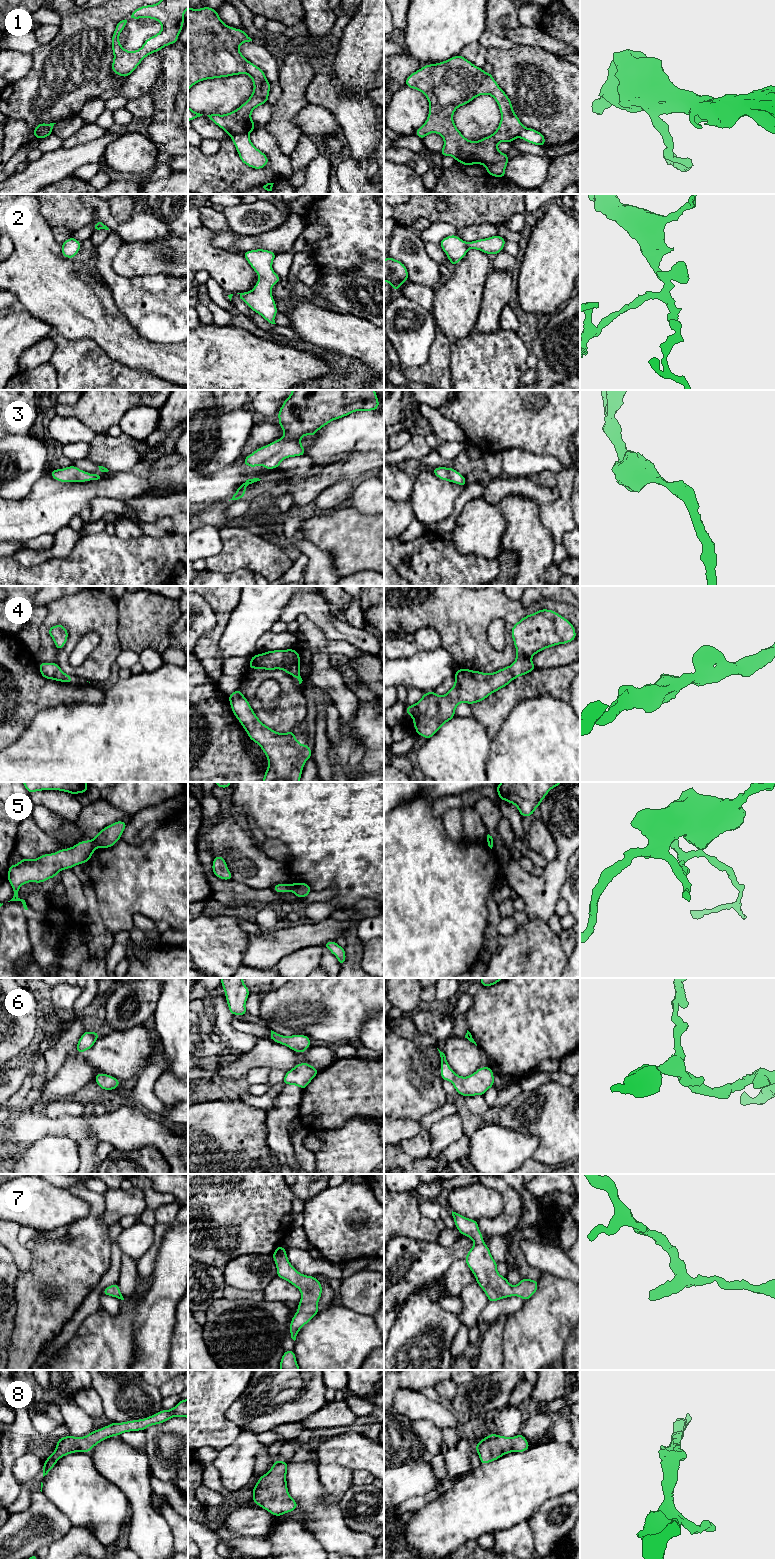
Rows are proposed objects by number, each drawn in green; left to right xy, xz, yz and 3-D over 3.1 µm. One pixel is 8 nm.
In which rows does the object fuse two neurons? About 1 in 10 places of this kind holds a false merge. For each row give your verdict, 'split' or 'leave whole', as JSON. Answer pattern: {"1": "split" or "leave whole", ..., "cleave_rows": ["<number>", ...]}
{"1": "split", "2": "leave whole", "3": "leave whole", "4": "leave whole", "5": "split", "6": "leave whole", "7": "leave whole", "8": "leave whole", "cleave_rows": ["1", "5"]}

